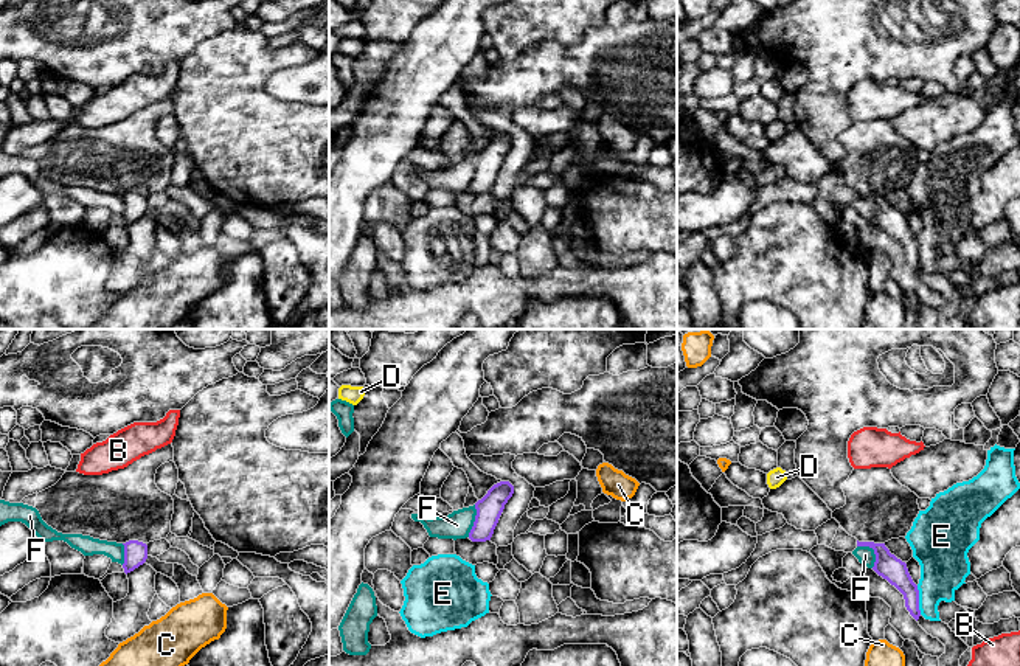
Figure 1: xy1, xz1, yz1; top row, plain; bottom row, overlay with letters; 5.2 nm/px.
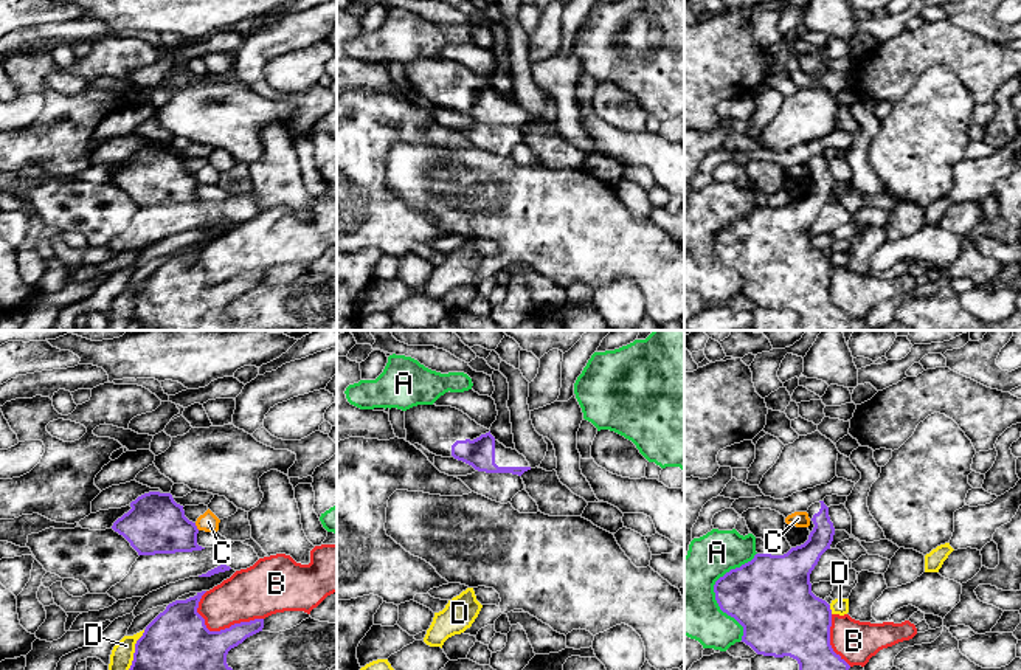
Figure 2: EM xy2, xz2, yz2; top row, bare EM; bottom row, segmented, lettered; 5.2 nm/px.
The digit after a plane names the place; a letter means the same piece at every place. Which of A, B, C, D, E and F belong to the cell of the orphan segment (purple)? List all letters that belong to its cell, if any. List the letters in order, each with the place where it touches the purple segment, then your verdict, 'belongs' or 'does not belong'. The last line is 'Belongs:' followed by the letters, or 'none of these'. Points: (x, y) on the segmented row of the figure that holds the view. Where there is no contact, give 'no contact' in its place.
A: contact yz2 (714, 591); does not belong
B: contact xy2 (225, 628); does not belong
C: contact xy2 (196, 526); does not belong
D: contact xy2 (135, 650); does not belong
E: contact yz1 (918, 600); does not belong
F: contact yz1 (874, 551); does not belong
Belongs: none of these

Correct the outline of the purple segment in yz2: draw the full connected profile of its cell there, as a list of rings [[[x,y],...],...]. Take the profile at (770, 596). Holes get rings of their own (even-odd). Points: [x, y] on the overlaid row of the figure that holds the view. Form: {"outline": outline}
{"outline": [[[824,501],[807,510],[808,540],[784,555],[756,554],[740,568],[731,569],[714,585],[715,600],[723,613],[743,627],[742,642],[757,654],[798,661],[799,670],[849,670],[850,665],[830,645],[830,605],[812,592],[810,574],[821,555],[830,549],[835,527]]]}

